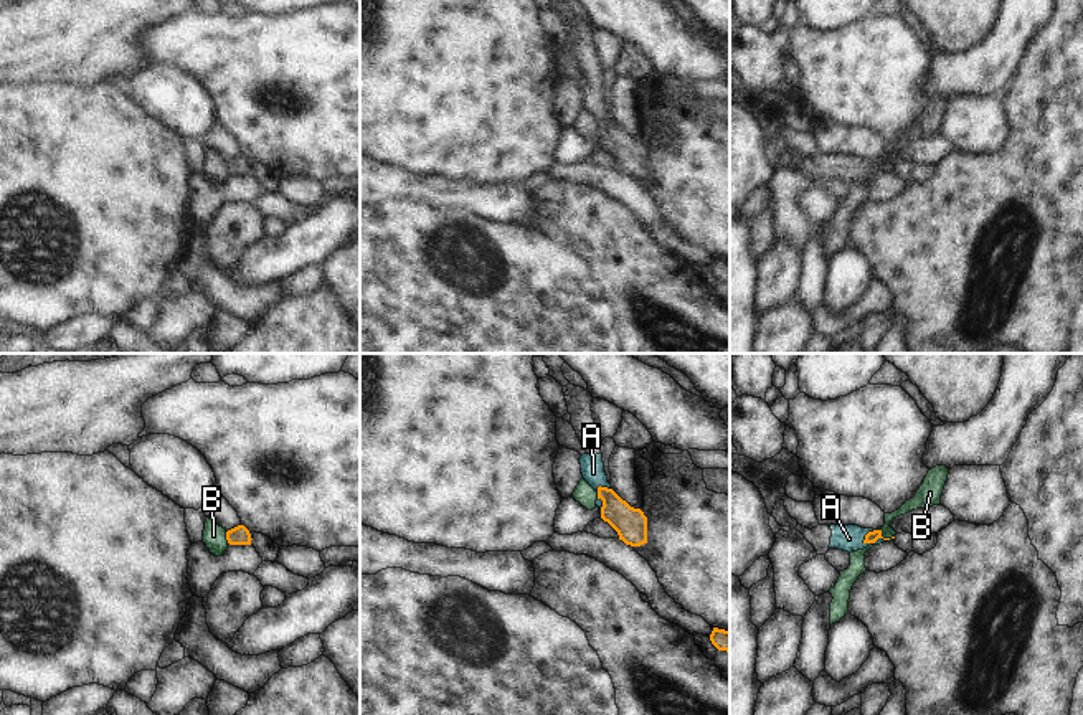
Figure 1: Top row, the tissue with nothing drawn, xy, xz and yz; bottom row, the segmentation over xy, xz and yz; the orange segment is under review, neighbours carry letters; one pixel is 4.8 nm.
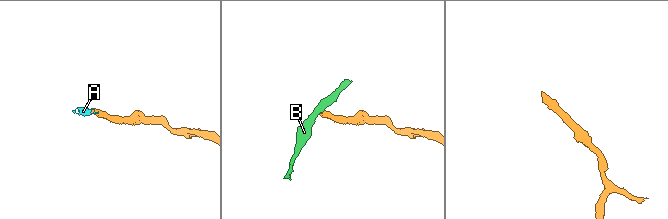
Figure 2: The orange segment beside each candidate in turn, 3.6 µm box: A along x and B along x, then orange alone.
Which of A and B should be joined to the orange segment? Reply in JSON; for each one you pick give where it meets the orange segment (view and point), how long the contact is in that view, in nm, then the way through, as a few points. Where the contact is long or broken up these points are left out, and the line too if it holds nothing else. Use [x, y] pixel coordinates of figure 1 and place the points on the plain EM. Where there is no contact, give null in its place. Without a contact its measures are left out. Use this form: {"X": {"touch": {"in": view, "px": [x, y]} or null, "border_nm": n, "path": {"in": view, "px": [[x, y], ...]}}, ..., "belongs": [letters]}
{"A": {"touch": {"in": "yz", "px": [877, 169]}, "border_nm": 150, "path": {"in": "yz", "px": [[870, 167], [877, 169], [849, 169]]}}, "belongs": ["A"]}

